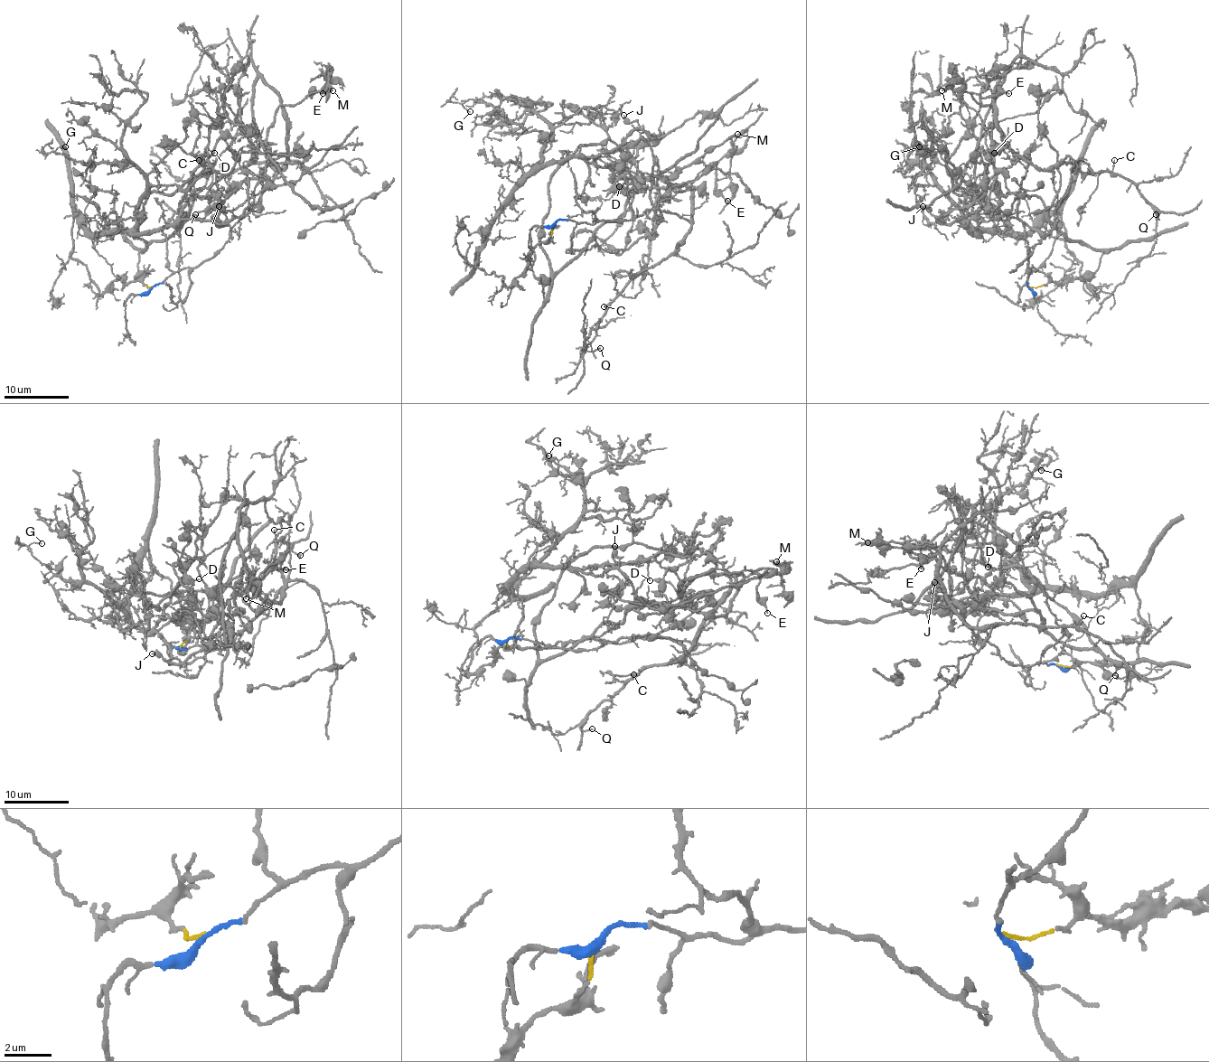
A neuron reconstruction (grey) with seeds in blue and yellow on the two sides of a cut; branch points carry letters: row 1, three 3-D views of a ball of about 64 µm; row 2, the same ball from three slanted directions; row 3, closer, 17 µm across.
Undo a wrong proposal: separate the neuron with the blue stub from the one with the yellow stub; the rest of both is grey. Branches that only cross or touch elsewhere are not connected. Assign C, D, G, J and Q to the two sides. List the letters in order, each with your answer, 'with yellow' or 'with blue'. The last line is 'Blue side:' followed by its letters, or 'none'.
C: with blue
D: with yellow
G: with yellow
J: with yellow
Q: with blue
Blue side: C, Q

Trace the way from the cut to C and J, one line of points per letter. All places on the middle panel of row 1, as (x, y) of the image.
C: (555, 222), (630, 220), (647, 210), (661, 210), (690, 224), (673, 252), (636, 276), (604, 306)
J: (555, 222), (508, 286), (476, 265), (497, 211), (528, 175), (571, 158), (613, 152), (639, 126), (623, 115)

